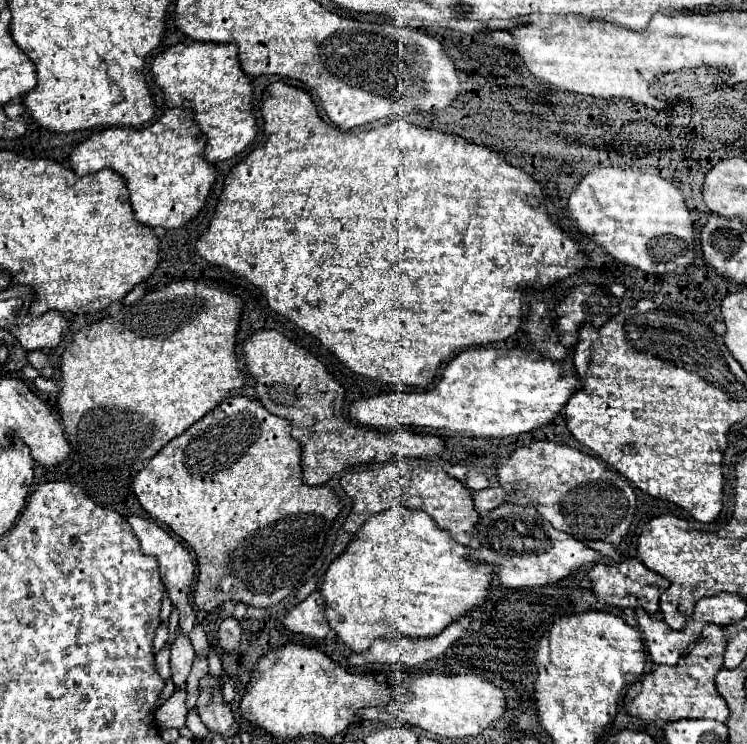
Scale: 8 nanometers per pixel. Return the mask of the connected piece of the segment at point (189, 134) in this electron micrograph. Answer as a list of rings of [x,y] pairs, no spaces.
[[[170,108],[160,120],[154,124],[140,128],[106,128],[102,132],[92,134],[86,142],[82,142],[70,156],[70,166],[76,174],[94,174],[102,168],[112,168],[120,176],[126,178],[130,190],[130,202],[134,208],[136,218],[146,226],[160,226],[160,228],[182,228],[196,214],[204,208],[214,184],[216,184],[216,170],[204,158],[206,134],[194,124],[194,110],[188,108]]]

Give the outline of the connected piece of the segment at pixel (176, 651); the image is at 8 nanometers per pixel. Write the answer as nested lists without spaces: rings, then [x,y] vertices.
[[[176,630],[176,640],[172,642],[172,658],[170,658],[172,680],[176,688],[184,686],[192,668],[192,660],[194,660],[194,648],[192,648],[190,638],[182,634],[182,630]]]

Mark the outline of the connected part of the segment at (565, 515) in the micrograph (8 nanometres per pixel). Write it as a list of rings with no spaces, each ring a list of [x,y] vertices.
[[[534,442],[530,446],[518,448],[510,454],[510,460],[500,464],[498,482],[508,494],[508,502],[518,506],[534,506],[556,530],[574,536],[576,540],[592,542],[602,540],[610,544],[620,544],[628,534],[636,512],[636,494],[630,488],[630,482],[624,480],[616,470],[604,464],[600,458],[594,458],[586,452],[580,452],[570,446],[560,446],[554,442]]]

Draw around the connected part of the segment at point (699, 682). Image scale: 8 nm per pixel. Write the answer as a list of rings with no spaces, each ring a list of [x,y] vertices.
[[[718,628],[714,636],[702,636],[686,654],[686,660],[676,666],[656,666],[654,672],[646,674],[640,682],[632,684],[626,692],[624,706],[628,714],[644,722],[674,722],[684,718],[712,718],[726,722],[730,716],[726,700],[718,694],[714,686],[716,672],[722,670],[724,652],[728,644],[728,634]]]

